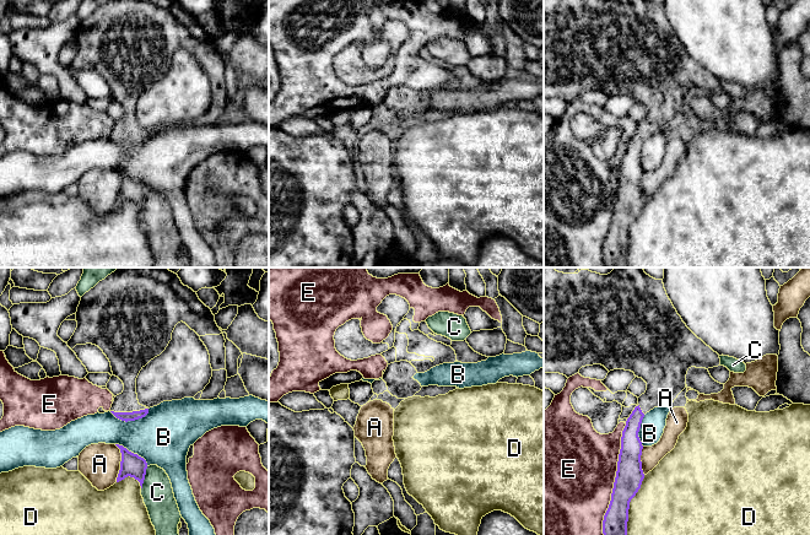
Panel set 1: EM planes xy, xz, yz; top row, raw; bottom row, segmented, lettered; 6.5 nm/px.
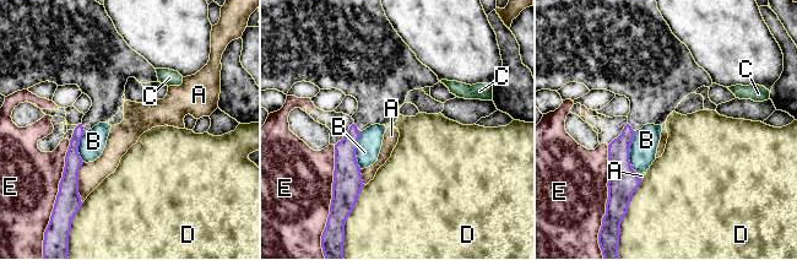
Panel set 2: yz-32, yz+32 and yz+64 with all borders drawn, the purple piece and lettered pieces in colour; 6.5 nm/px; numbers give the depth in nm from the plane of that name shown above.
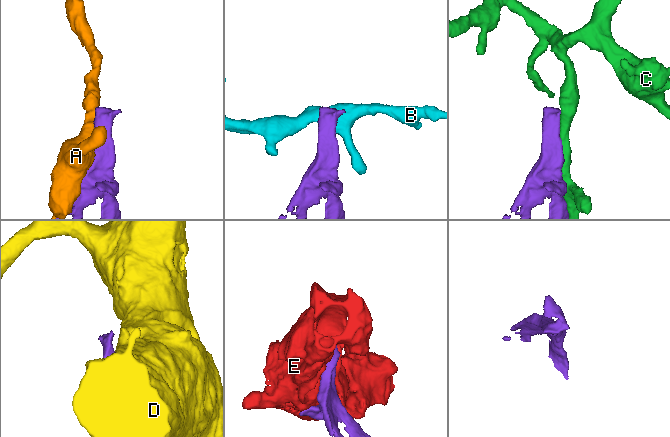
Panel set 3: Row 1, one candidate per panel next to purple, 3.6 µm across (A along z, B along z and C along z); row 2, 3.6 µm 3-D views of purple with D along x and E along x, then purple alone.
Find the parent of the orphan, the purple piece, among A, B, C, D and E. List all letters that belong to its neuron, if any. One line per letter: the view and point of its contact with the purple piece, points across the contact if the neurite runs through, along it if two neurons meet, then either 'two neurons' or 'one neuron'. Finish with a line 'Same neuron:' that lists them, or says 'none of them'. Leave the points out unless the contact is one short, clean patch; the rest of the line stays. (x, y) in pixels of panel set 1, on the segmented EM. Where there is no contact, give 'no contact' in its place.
A: meets purple in xy at (120, 463); two neurons
B: meets purple in xy at (130, 420); two neurons
C: meets purple in xy at (144, 477); two neurons
D: meets purple in yz at (628, 504); two neurons
E: meets purple in yz at (615, 479); two neurons
Same neuron: none of them

